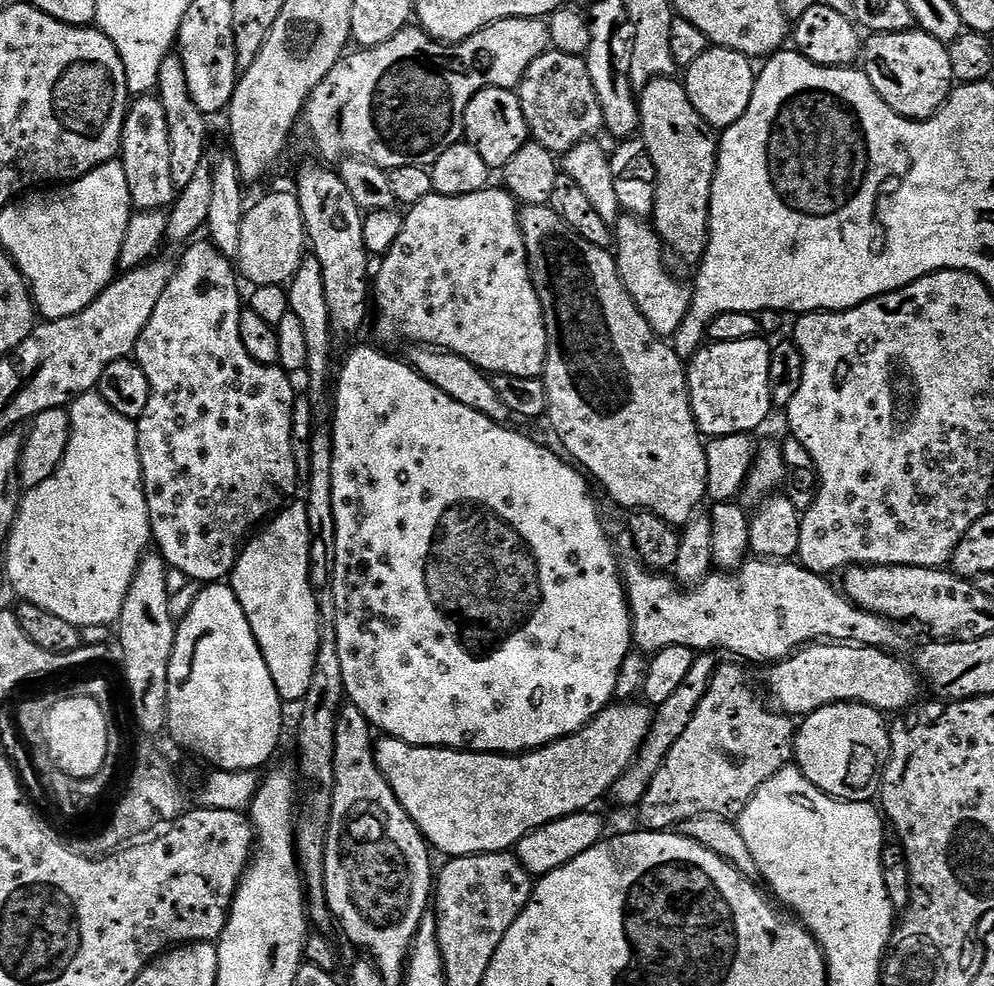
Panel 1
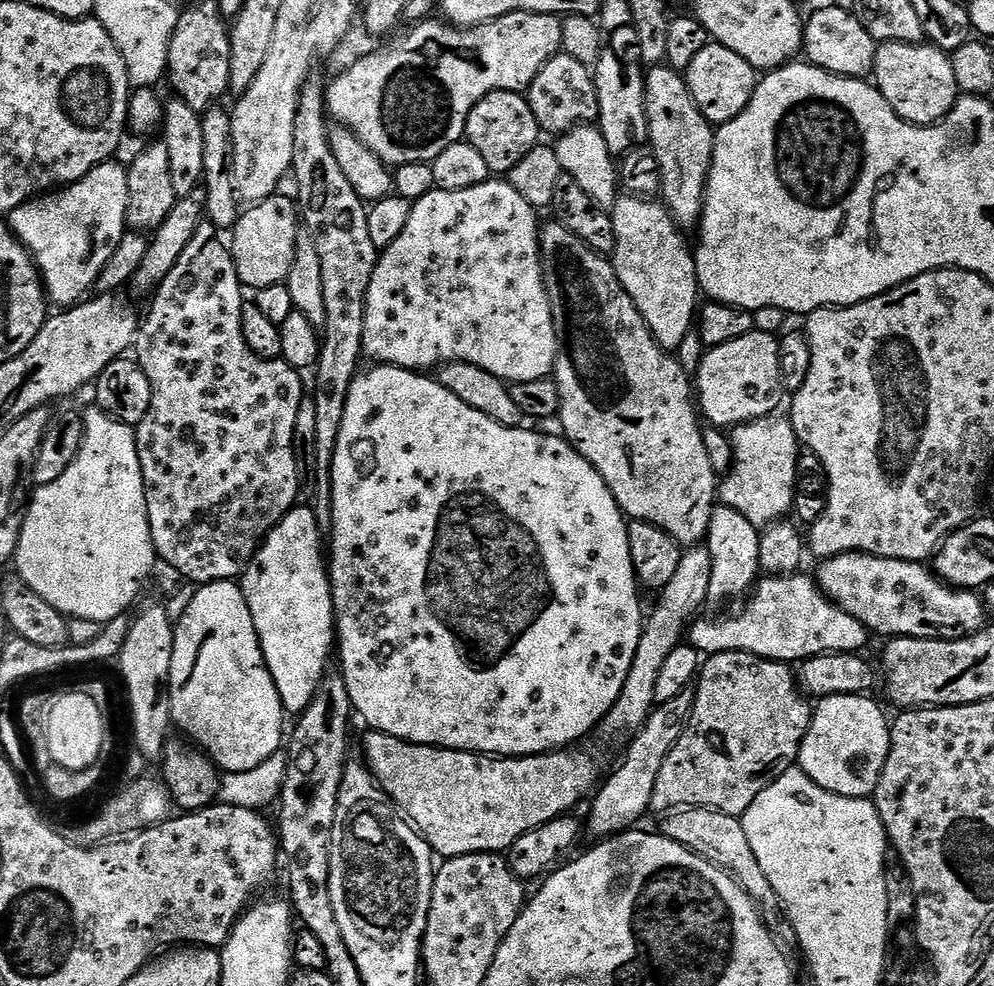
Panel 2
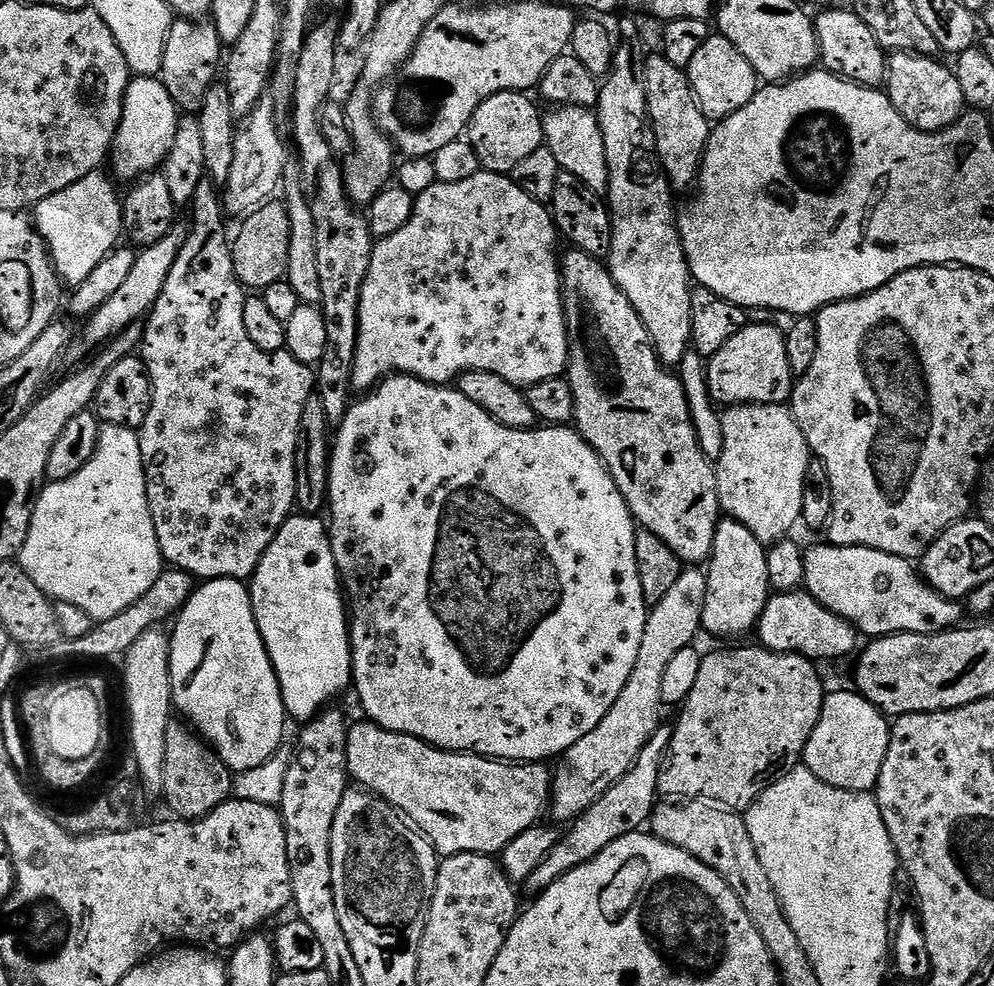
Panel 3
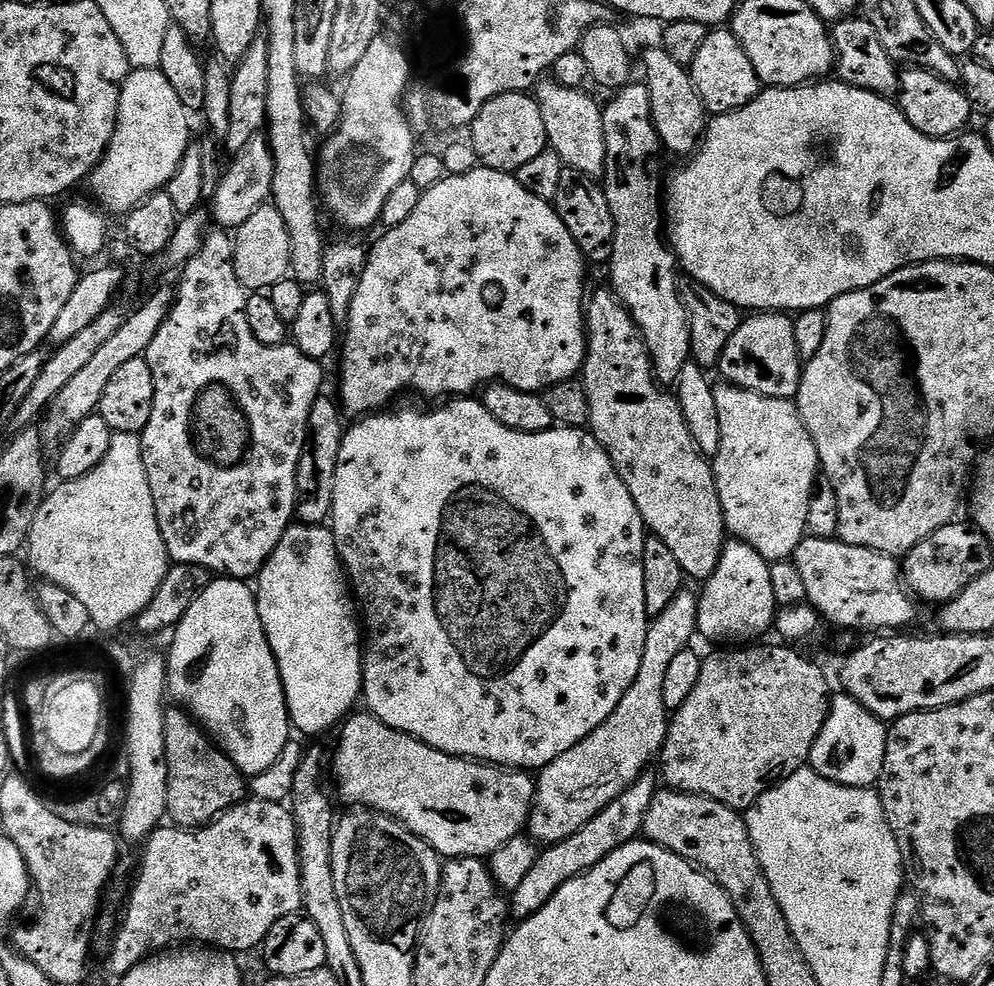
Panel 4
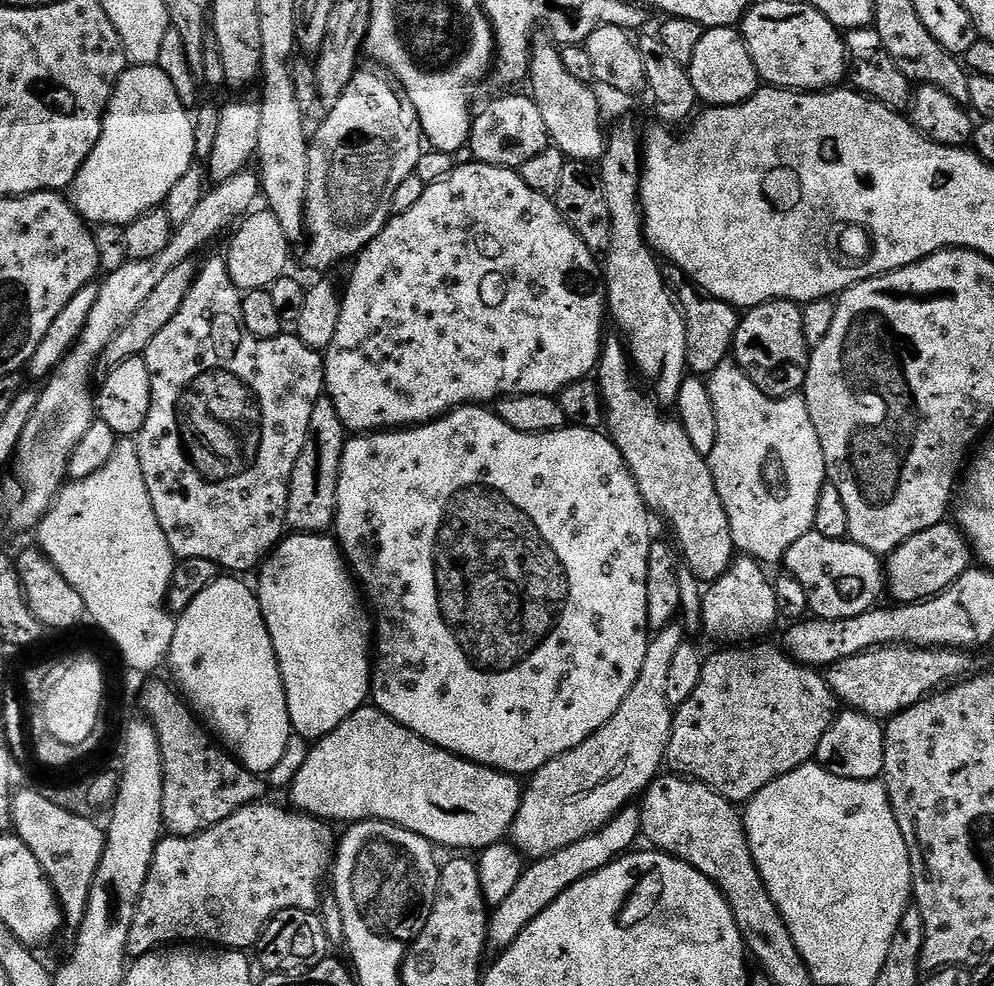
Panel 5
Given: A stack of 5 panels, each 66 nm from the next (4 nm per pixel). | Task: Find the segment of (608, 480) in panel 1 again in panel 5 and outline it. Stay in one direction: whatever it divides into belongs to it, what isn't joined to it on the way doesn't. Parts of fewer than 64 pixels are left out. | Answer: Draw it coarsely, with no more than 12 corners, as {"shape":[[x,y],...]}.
{"shape":[[605,339],[607,435],[709,586],[738,556],[707,459]]}

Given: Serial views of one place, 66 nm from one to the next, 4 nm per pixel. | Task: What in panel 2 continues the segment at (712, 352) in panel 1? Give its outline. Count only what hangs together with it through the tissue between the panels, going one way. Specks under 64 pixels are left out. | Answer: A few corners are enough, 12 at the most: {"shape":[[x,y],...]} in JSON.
{"shape":[[753,330],[707,349],[699,415],[731,430],[786,393],[779,339]]}

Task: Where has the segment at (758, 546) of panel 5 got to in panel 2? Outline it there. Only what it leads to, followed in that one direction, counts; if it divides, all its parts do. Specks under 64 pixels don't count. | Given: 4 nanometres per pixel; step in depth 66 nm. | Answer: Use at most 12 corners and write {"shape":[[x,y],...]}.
{"shape":[[791,419],[731,429],[719,503],[759,530],[792,512]]}

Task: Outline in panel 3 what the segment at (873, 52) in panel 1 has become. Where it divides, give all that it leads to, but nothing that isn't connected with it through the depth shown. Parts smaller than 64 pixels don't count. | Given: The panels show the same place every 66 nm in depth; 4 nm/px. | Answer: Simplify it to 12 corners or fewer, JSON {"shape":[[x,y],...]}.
{"shape":[[913,52],[888,58],[894,110],[920,132],[966,111],[955,71]]}

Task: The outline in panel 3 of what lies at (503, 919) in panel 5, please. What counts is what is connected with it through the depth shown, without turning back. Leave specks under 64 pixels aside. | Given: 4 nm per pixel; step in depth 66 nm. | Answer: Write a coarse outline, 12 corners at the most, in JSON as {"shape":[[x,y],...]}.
{"shape":[[672,728],[561,835],[526,885],[544,892],[641,831],[660,796]]}

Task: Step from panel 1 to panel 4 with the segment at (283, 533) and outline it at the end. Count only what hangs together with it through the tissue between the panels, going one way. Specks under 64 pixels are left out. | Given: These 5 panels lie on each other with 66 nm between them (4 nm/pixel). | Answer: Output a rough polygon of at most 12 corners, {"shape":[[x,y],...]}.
{"shape":[[293,523],[255,577],[291,727],[364,691],[358,608],[331,527]]}

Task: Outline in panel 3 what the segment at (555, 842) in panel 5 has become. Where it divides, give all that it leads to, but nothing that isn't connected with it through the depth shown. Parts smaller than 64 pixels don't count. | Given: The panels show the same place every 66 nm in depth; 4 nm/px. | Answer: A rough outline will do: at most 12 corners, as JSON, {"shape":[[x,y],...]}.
{"shape":[[707,578],[651,605],[630,682],[555,769],[554,819],[579,820],[662,727],[662,677],[701,635]]}

